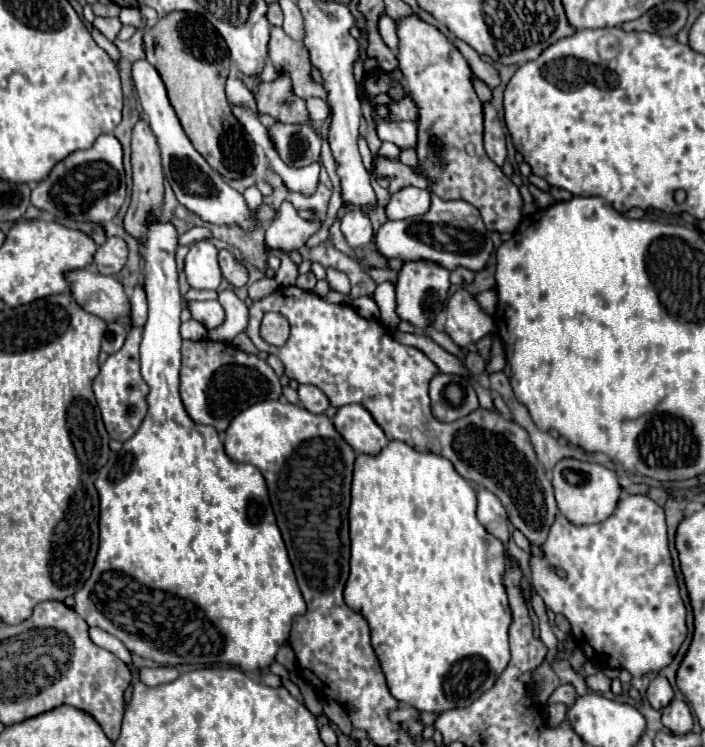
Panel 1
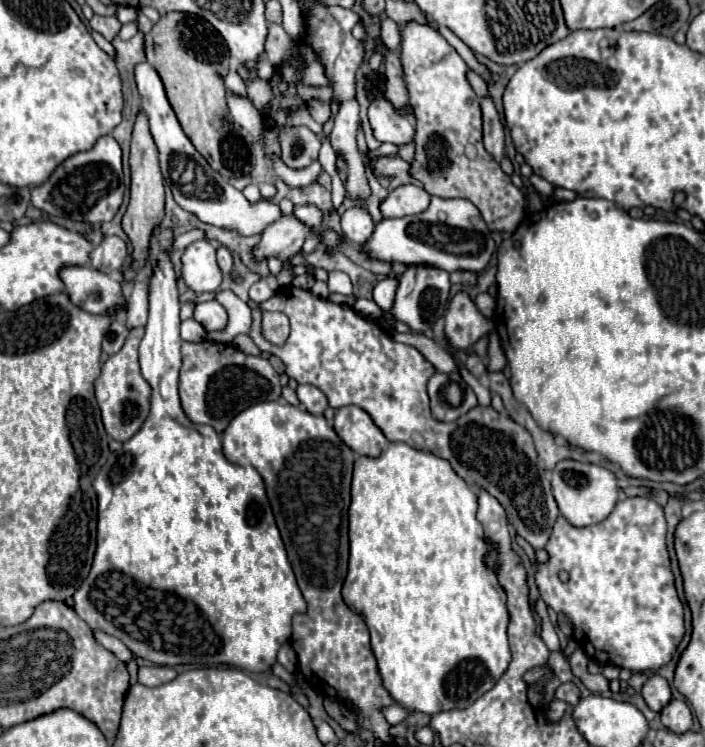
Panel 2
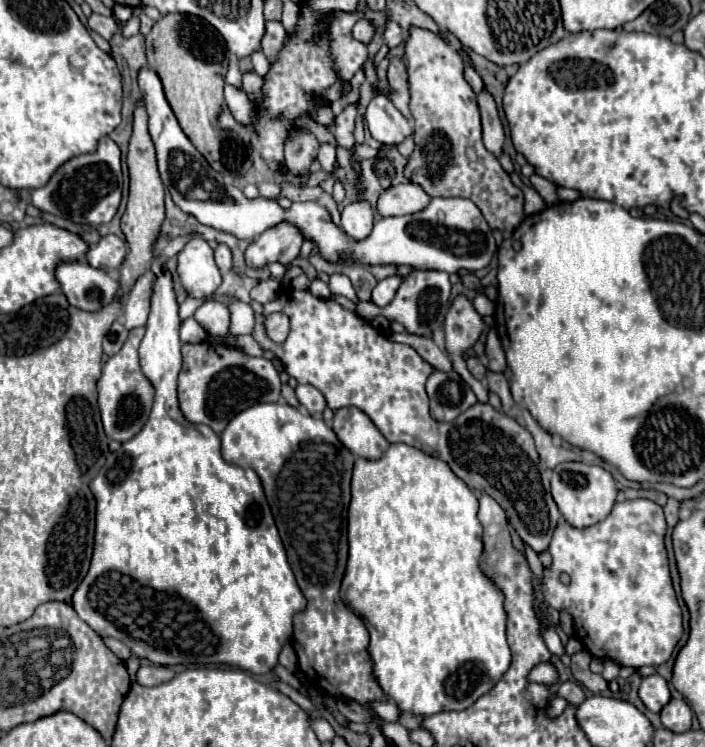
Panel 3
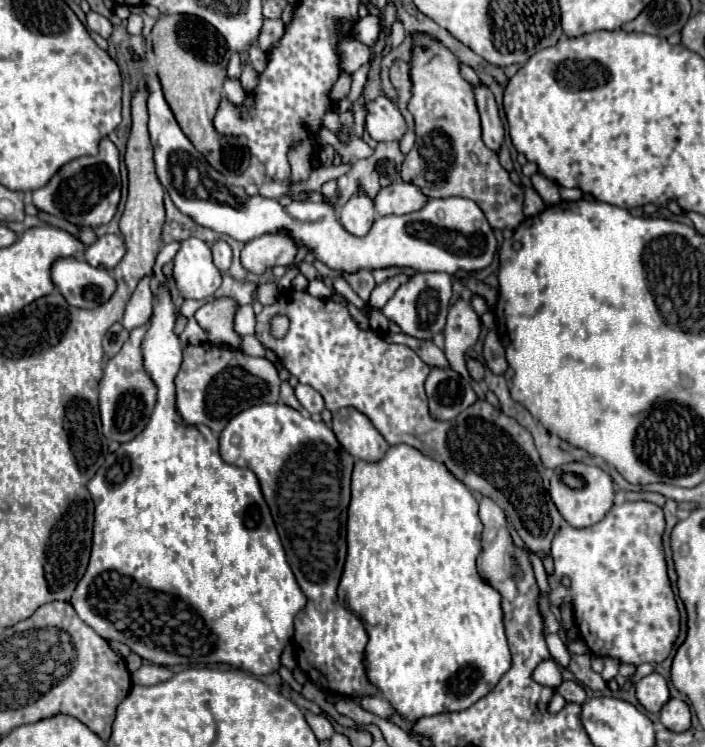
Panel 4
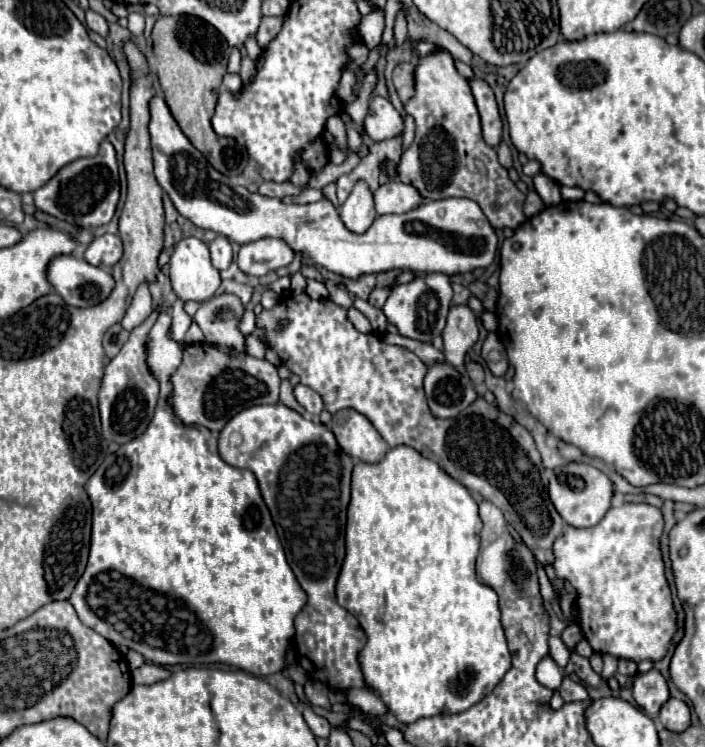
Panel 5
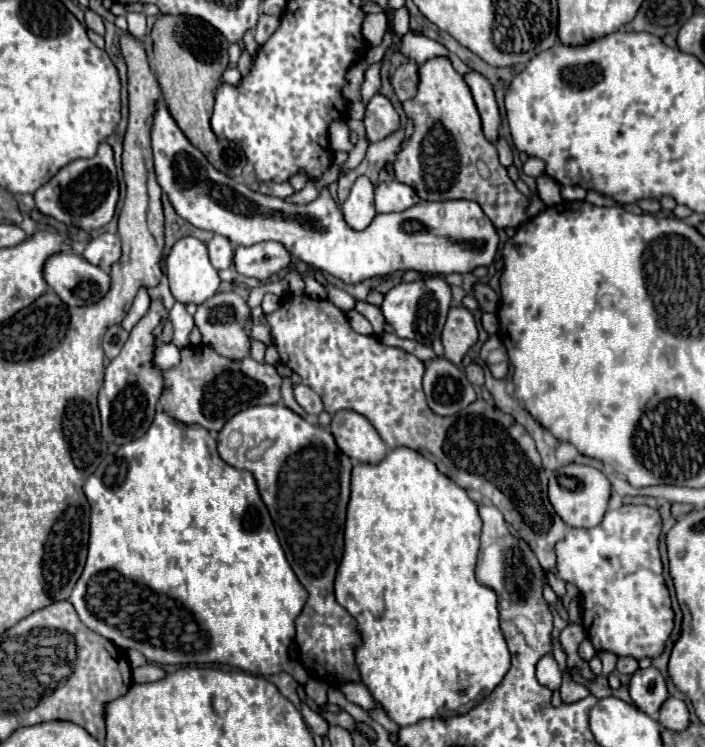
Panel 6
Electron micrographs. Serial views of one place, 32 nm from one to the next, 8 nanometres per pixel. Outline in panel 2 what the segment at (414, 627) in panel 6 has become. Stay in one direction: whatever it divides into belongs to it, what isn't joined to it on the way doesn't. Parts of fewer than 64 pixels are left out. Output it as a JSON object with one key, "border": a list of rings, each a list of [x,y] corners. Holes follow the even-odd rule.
{"border":[[[390,442],[390,446],[378,456],[360,456],[354,464],[354,478],[352,478],[352,504],[348,510],[350,520],[350,564],[348,564],[348,576],[342,588],[344,602],[358,612],[370,630],[372,636],[372,652],[378,660],[380,676],[384,680],[384,688],[390,692],[390,696],[404,704],[406,708],[414,712],[426,712],[426,714],[438,714],[452,708],[466,708],[474,700],[478,700],[484,692],[488,692],[496,680],[504,674],[510,662],[510,648],[508,648],[508,634],[506,628],[510,624],[510,614],[506,608],[506,592],[498,582],[498,568],[500,564],[486,564],[486,556],[492,556],[498,552],[496,542],[486,542],[484,528],[476,520],[476,494],[472,488],[454,472],[448,460],[434,456],[430,452],[416,450],[404,442]]]}

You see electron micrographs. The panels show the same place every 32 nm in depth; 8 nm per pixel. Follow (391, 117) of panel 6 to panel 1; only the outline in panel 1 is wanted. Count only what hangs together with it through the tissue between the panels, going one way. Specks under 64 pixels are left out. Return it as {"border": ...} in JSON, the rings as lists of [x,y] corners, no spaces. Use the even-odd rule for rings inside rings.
{"border":[[[376,108],[372,116],[380,140],[390,140],[400,150],[418,146],[418,126],[414,122],[386,122],[386,108]]]}

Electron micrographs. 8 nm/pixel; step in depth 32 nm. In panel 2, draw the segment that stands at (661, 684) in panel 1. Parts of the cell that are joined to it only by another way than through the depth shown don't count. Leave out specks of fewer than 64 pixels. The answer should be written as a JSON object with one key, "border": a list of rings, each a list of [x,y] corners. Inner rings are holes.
{"border":[[[656,674],[656,676],[652,676],[652,678],[646,682],[646,686],[644,686],[644,690],[642,690],[642,696],[644,696],[646,704],[648,704],[652,710],[660,712],[660,710],[672,700],[672,690],[670,690],[666,678],[662,678],[662,676]]]}

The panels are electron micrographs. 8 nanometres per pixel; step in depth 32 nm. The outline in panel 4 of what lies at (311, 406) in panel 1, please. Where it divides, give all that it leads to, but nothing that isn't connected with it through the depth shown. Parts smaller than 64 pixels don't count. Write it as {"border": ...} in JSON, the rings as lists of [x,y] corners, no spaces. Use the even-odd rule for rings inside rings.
{"border":[[[298,384],[296,386],[296,398],[310,414],[320,414],[324,410],[324,398],[320,392],[316,392],[312,386]]]}

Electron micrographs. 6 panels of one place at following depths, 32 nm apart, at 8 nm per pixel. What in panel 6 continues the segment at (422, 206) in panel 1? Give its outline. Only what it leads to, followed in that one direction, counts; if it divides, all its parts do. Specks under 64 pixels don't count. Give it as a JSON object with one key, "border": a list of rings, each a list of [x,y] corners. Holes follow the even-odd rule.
{"border":[[[396,180],[378,184],[374,196],[376,196],[376,212],[378,214],[404,212],[420,202],[420,198],[412,186],[400,184]]]}

